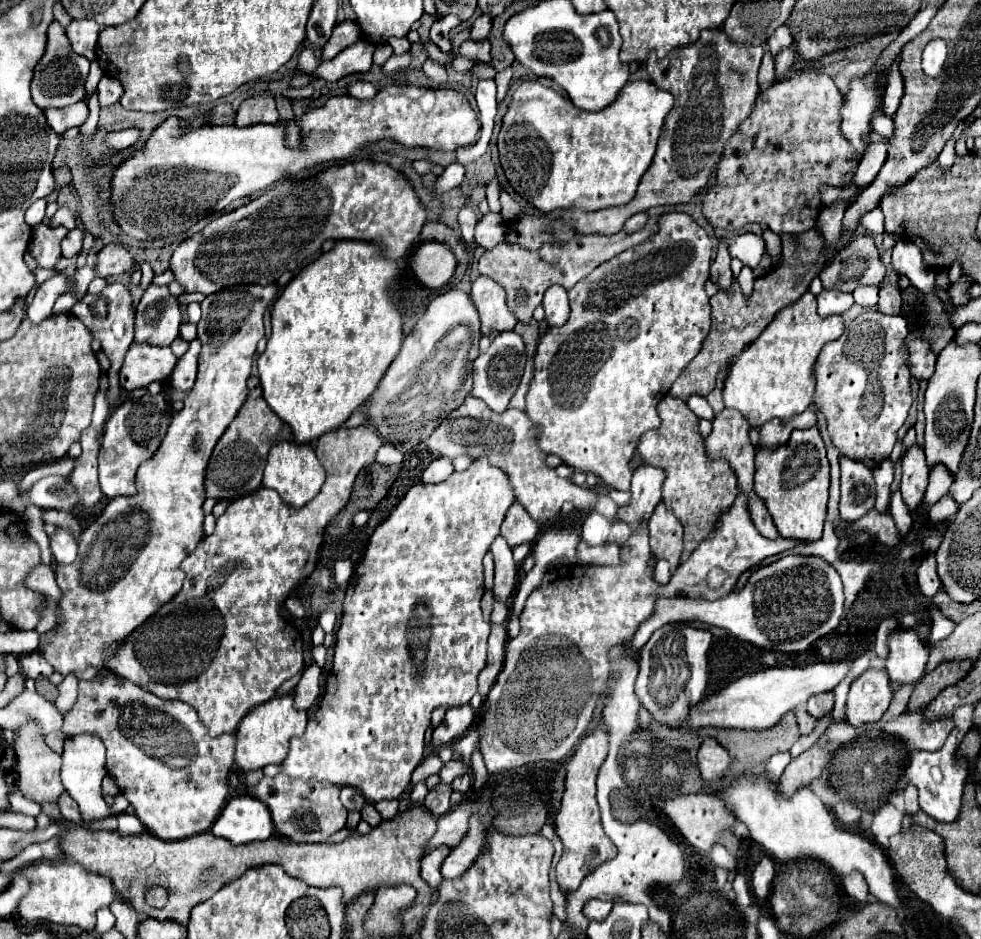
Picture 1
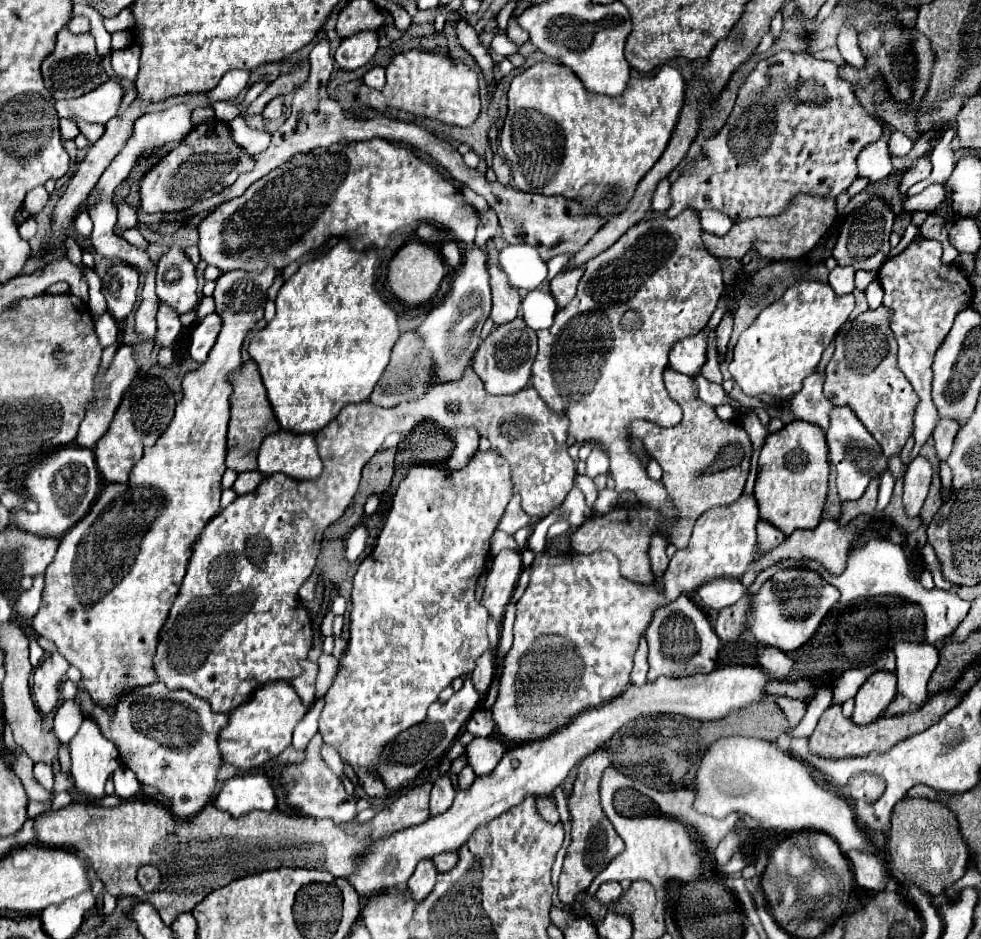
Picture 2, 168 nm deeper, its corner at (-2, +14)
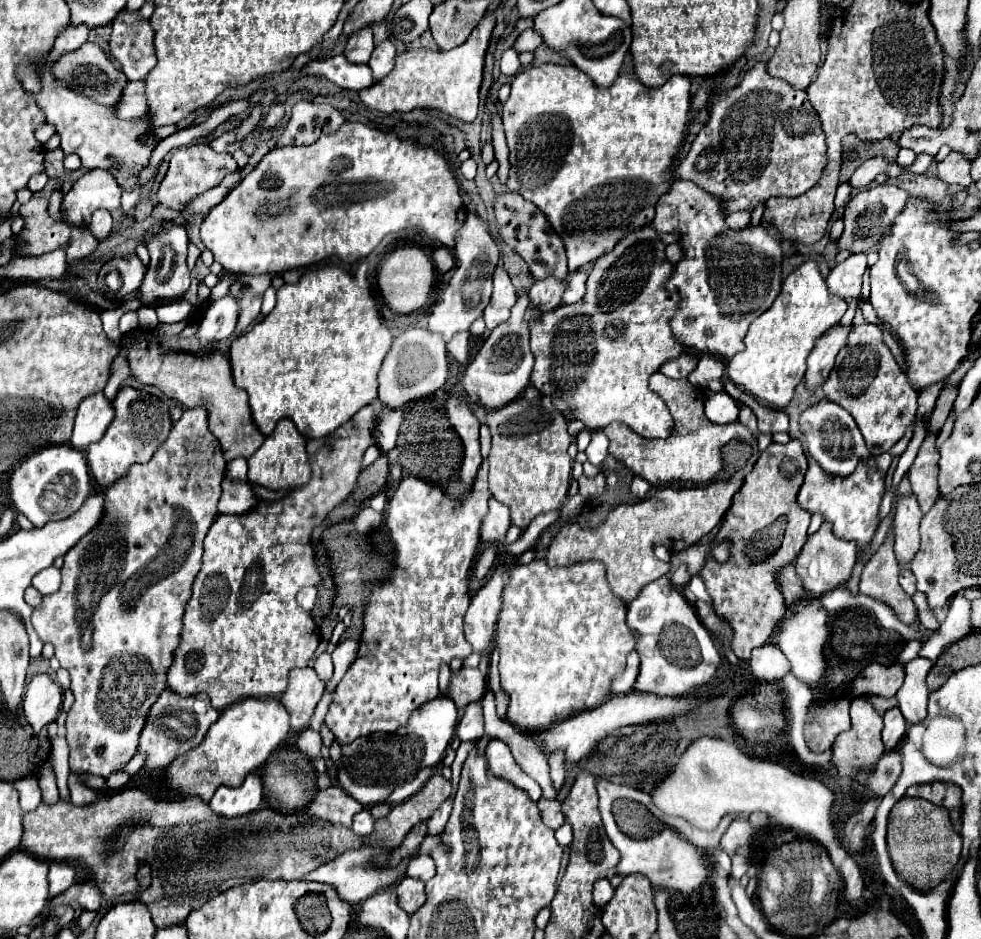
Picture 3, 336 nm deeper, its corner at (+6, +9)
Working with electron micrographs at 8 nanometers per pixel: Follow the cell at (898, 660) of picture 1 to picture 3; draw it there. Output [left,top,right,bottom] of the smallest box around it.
[897,657,933,725]

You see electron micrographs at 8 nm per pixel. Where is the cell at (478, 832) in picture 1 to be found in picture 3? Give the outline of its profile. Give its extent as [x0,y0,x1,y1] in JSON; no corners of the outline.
[407,853,435,881]

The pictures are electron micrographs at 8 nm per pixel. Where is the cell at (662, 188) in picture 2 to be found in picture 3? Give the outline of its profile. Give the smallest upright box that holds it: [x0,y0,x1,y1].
[653,181,783,359]

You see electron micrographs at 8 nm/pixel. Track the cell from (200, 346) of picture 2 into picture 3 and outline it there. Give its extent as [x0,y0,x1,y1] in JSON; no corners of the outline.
[197,295,239,343]

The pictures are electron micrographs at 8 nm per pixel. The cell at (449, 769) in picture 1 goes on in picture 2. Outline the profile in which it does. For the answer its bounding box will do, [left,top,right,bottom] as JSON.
[465,738,507,776]

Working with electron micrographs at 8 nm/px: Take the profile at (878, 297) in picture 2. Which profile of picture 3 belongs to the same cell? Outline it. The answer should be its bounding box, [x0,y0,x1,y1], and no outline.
[877,325,905,371]

